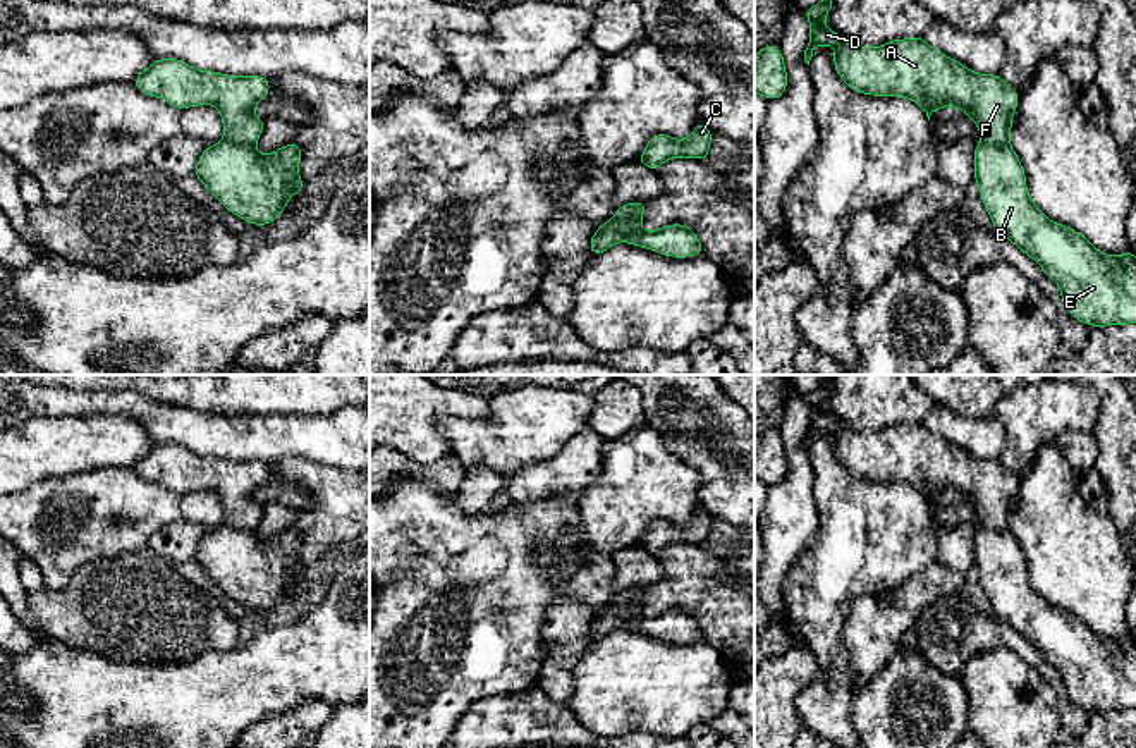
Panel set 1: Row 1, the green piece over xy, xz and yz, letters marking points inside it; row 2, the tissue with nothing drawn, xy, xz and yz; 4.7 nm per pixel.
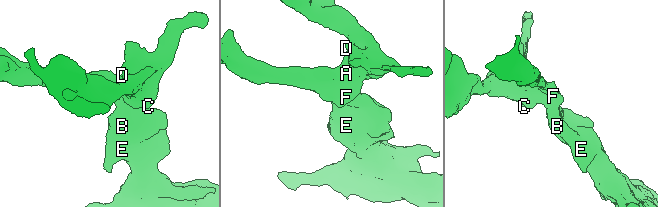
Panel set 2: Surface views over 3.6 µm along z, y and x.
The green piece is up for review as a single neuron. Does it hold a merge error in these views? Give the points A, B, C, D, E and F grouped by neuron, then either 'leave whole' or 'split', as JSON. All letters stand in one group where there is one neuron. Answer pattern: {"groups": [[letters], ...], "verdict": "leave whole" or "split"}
{"groups": [["A", "C", "D", "F"], ["B", "E"]], "verdict": "split"}

